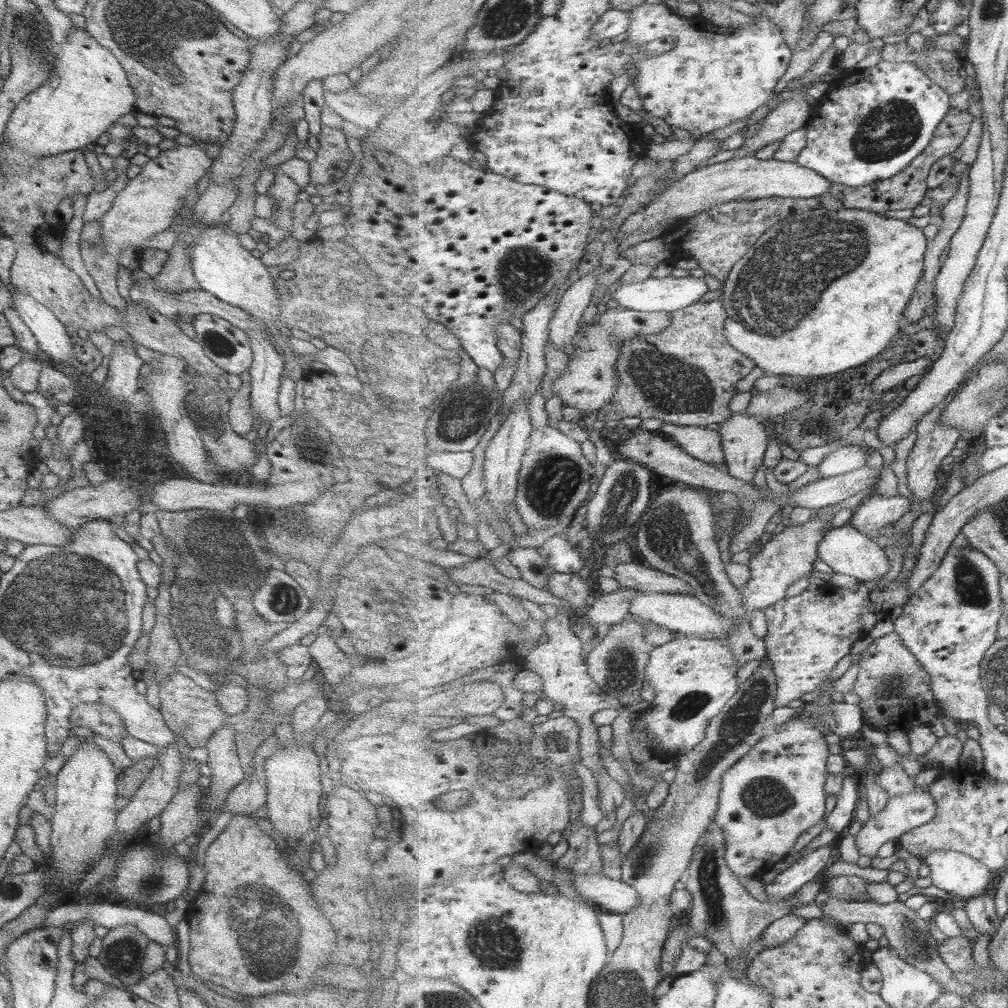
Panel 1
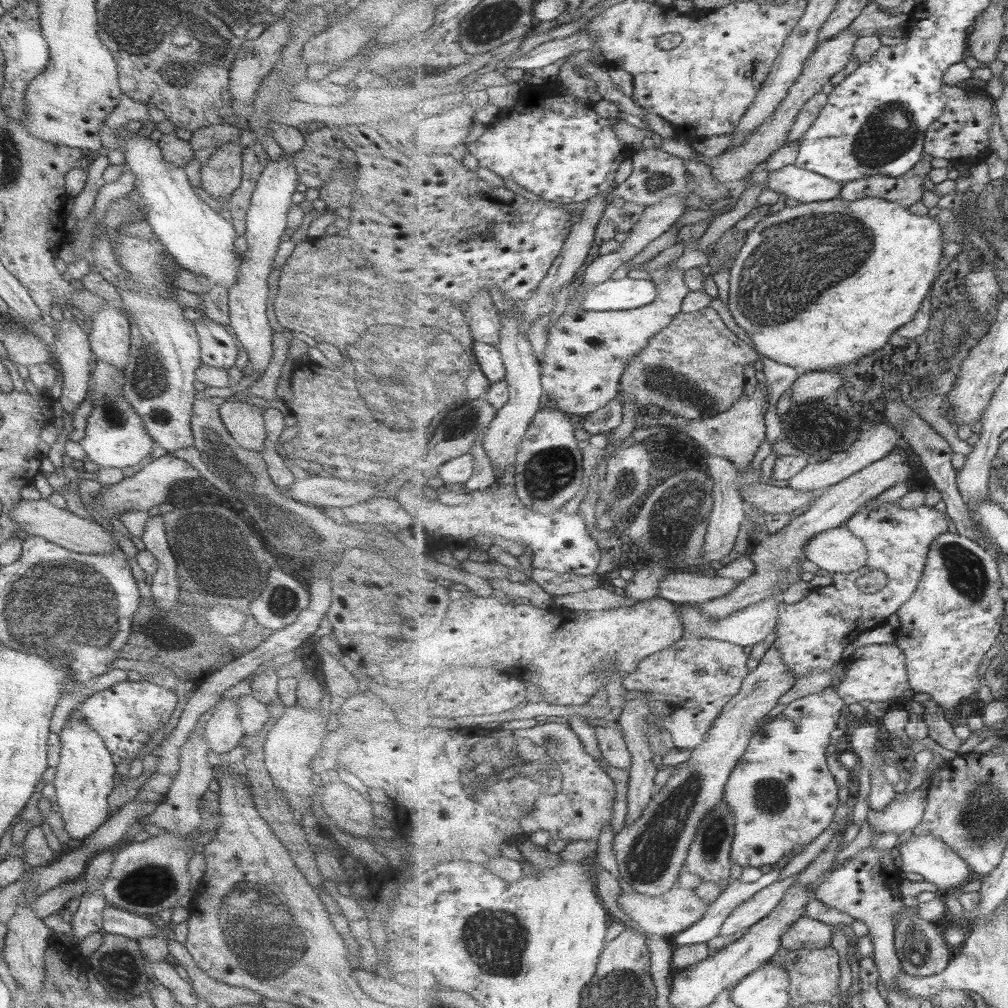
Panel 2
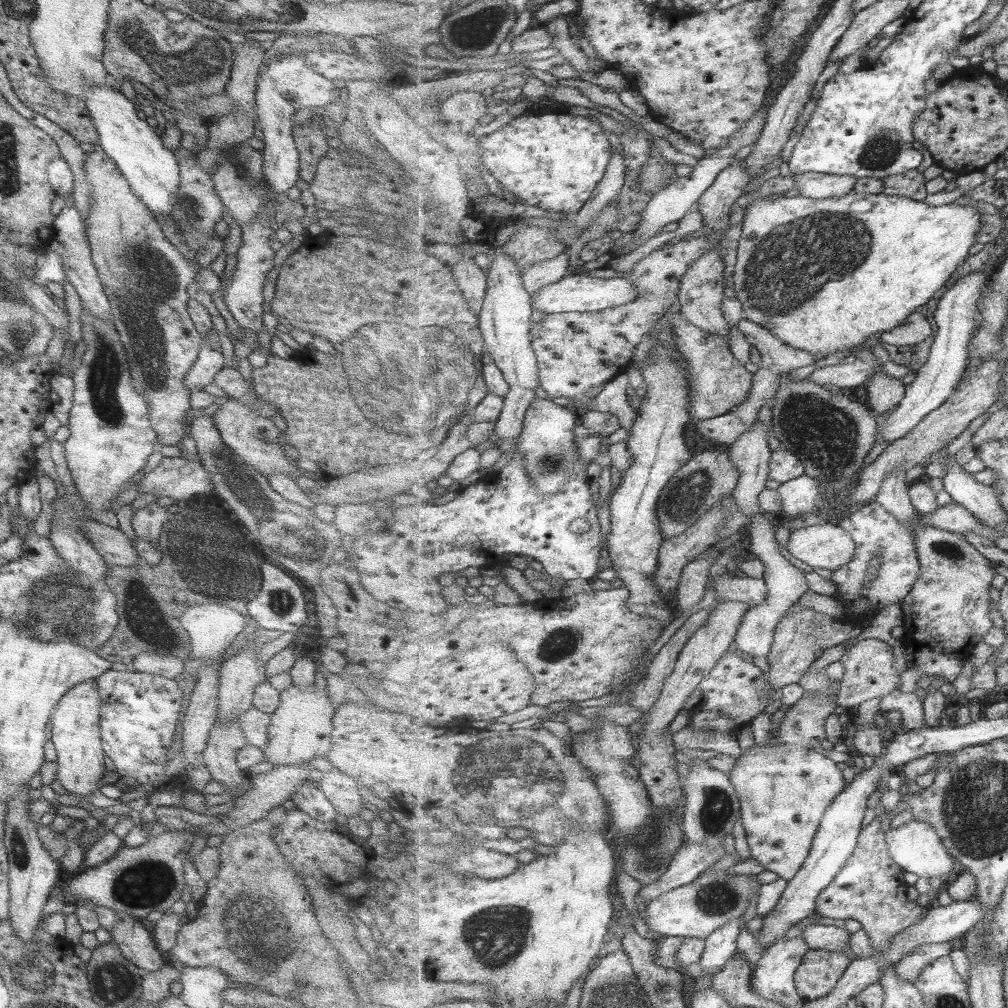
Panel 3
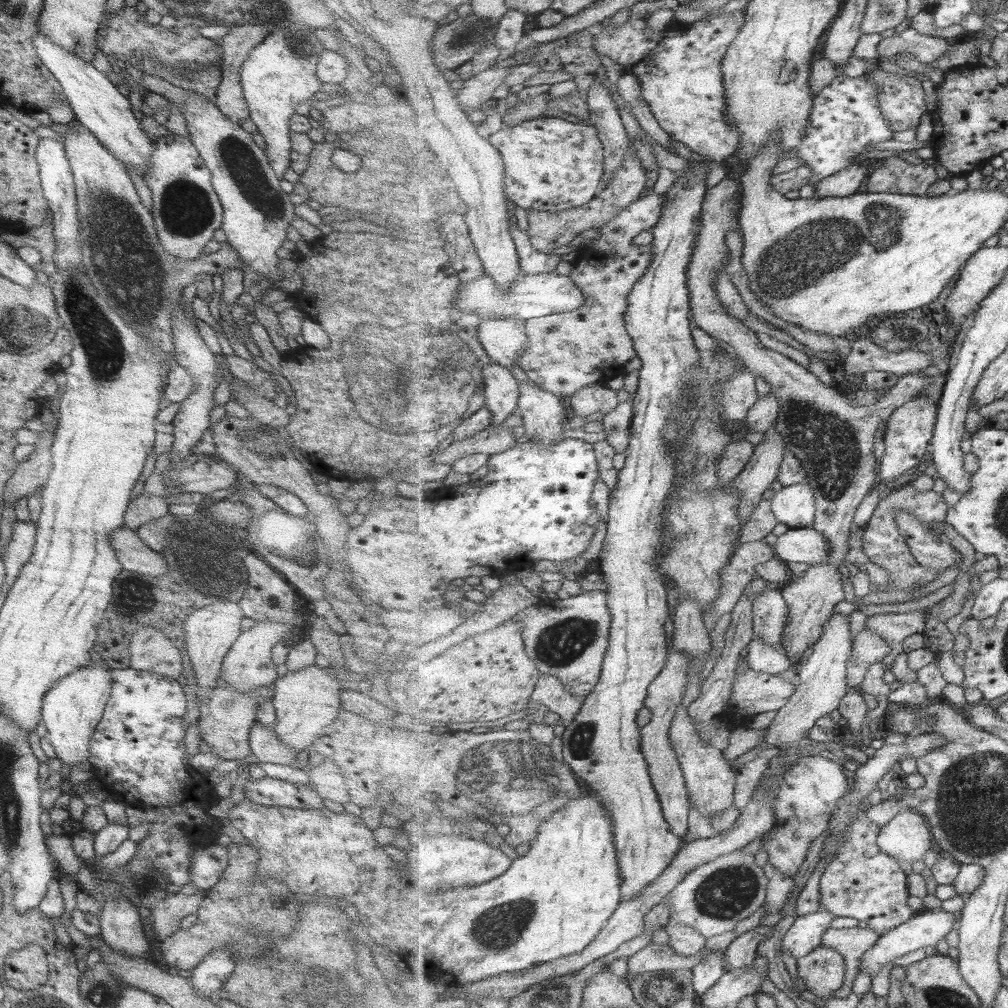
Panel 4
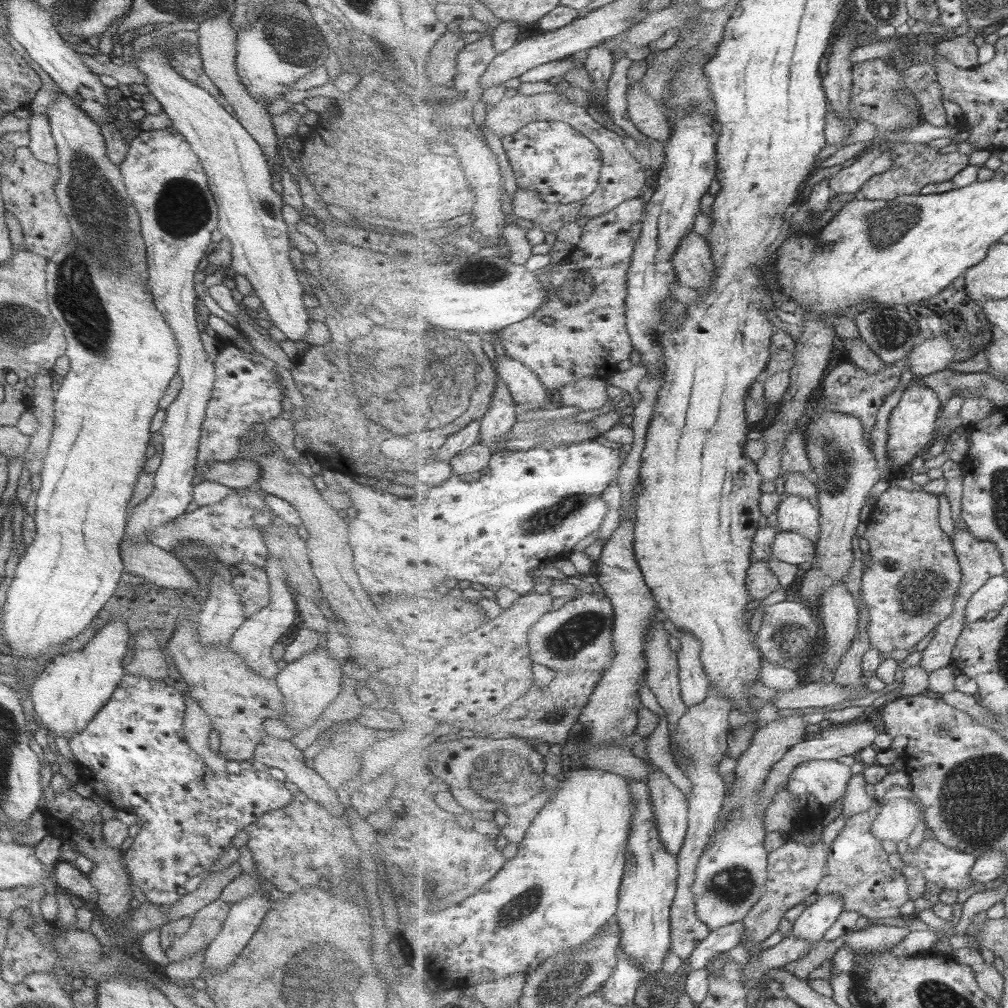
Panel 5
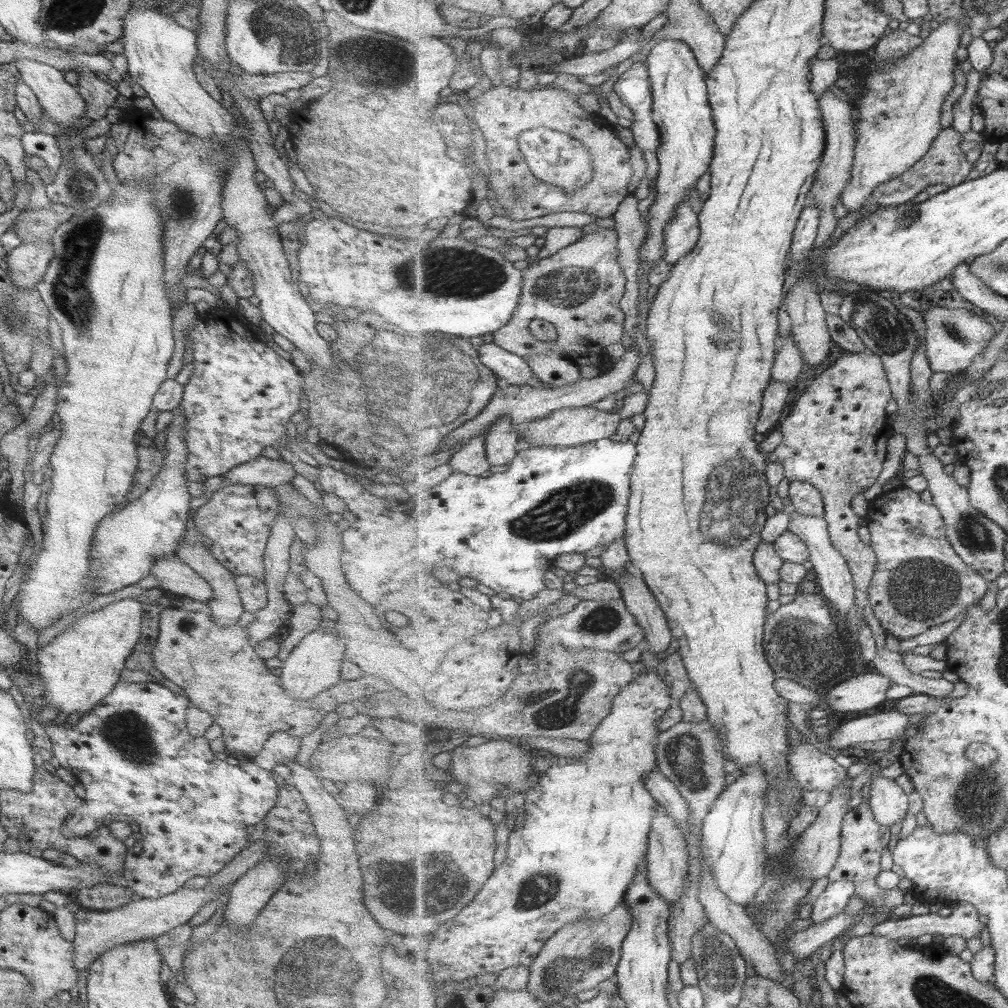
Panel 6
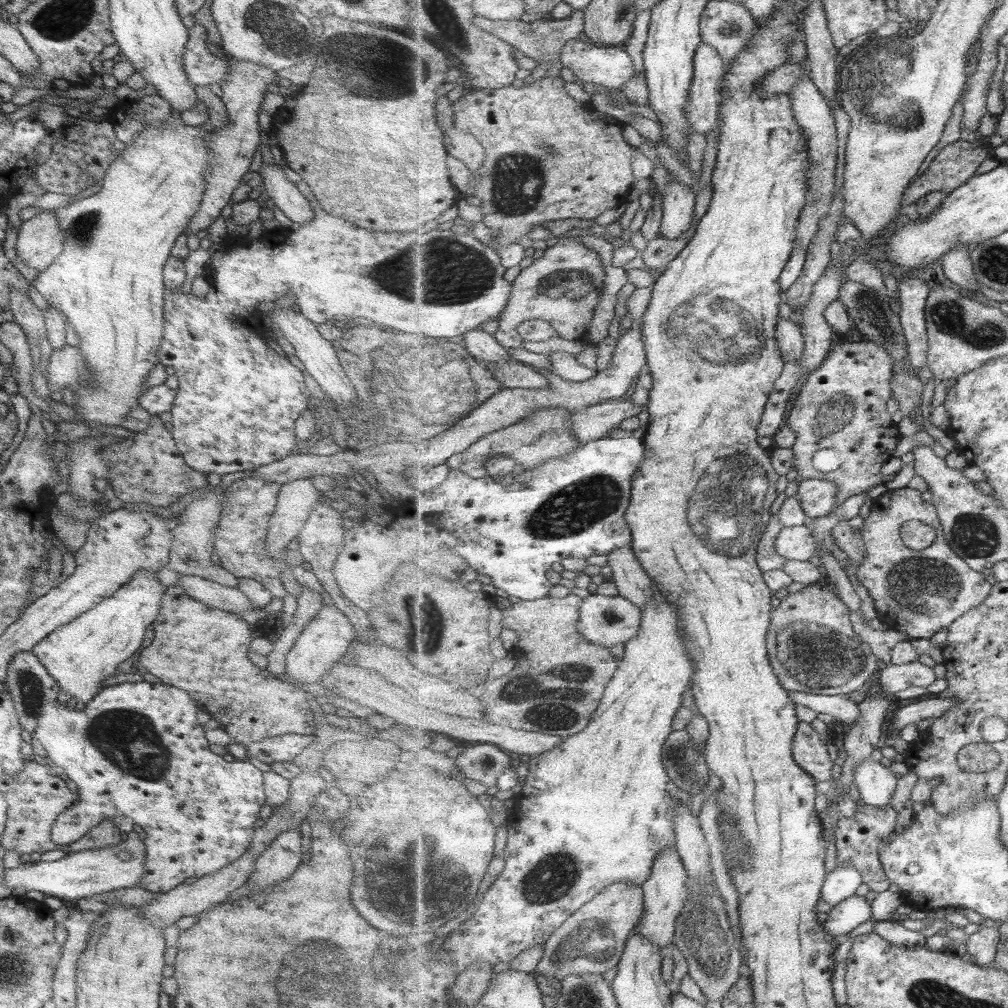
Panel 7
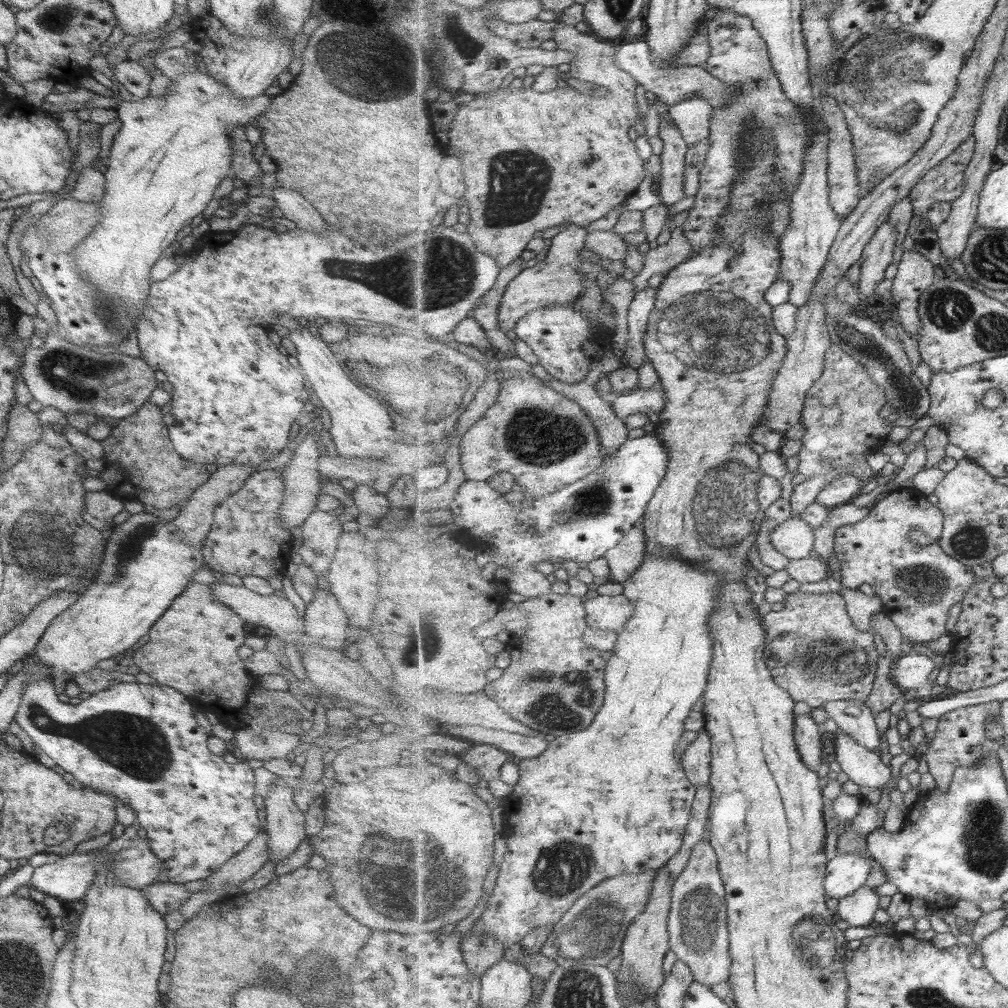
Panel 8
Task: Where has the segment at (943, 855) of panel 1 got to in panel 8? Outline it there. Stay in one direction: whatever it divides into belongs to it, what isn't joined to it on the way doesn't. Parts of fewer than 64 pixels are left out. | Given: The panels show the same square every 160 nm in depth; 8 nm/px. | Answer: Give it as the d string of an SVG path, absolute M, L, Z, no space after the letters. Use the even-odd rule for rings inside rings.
M838 731L836 736L836 760L841 770L858 786L869 788L885 788L891 784L893 770L891 766L875 754L855 741L850 735Z

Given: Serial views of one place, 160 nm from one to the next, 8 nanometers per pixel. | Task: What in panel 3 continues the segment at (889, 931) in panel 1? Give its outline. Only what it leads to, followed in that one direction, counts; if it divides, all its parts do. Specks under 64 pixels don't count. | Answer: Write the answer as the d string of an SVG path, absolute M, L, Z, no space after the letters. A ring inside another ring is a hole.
M951 942L923 943L907 953L907 956L904 956L894 967L903 978L917 982L928 964L951 954L951 950L953 950Z

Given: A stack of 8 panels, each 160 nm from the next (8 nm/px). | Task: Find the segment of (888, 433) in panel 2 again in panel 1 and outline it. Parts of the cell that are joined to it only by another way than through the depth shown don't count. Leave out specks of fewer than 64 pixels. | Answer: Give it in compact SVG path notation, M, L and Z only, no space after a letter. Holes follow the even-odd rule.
M861 445L841 446L830 452L823 461L817 465L820 478L831 478L848 472L853 472L867 464L867 453Z

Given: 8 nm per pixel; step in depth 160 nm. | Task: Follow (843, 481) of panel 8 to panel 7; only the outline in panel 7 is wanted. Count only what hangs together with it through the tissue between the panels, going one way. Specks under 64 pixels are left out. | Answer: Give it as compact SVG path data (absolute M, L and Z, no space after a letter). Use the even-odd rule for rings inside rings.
M807 479L798 481L795 494L809 518L821 518L832 514L840 504L840 488L830 480Z

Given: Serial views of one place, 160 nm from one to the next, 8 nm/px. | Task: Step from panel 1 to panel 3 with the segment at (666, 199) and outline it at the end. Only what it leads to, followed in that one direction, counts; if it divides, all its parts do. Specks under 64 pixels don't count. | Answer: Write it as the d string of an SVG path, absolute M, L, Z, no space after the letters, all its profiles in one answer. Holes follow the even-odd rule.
M809 172L795 175L795 187L800 196L807 196L815 200L847 196L854 192L857 182L859 179L855 179L855 176L821 175Z

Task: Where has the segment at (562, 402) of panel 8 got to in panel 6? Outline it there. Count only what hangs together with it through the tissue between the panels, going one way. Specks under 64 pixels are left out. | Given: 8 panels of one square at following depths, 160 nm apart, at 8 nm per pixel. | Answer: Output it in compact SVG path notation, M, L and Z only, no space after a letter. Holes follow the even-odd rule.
M484 435L471 438L461 449L455 450L449 460L455 471L471 476L483 476L491 470L491 463L486 456Z

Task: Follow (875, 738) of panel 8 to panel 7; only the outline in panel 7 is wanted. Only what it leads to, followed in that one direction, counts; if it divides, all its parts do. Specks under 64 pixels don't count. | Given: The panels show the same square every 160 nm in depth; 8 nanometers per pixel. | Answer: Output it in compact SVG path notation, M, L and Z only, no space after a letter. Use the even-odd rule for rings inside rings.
M788 690L791 700L819 714L822 718L834 718L841 722L847 730L853 728L861 718L860 703L854 702L849 696L826 695Z

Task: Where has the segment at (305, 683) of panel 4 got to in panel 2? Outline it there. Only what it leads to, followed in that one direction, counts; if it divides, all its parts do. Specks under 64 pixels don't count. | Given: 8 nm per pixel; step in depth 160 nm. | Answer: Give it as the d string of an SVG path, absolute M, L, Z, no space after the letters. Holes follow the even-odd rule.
M301 704L285 706L283 714L271 725L271 729L267 730L263 743L263 764L272 784L280 790L286 803L290 804L288 807L299 814L310 810L314 788L308 781L311 775L307 766L321 748L323 736L328 732L325 730L328 718L322 717L321 714L320 705L318 708L302 708Z

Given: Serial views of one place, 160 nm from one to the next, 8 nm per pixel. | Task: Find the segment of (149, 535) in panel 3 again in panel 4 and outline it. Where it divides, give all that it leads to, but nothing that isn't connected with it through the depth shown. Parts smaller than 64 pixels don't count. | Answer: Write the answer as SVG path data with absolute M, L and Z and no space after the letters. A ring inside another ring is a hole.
M142 491L135 499L129 501L122 518L122 526L136 531L139 526L150 520L163 518L168 514L167 507L166 502L159 496Z

